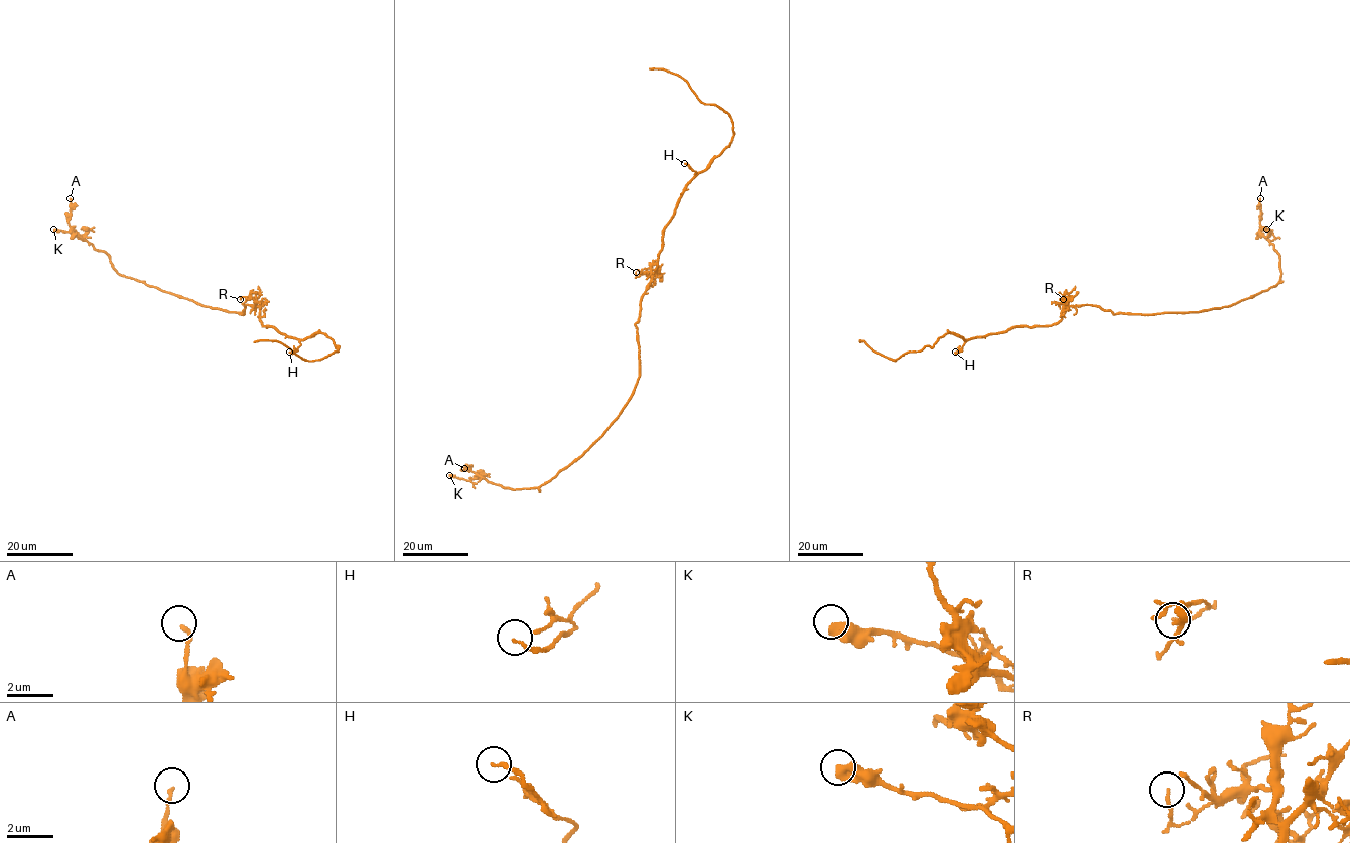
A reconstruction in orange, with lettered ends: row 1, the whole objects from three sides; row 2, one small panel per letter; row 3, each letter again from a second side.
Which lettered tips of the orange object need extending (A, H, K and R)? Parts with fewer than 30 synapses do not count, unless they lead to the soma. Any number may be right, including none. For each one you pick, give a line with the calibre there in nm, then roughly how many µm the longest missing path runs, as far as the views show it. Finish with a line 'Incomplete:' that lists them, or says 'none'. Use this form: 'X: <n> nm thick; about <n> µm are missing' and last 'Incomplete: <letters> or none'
Incomplete: none

